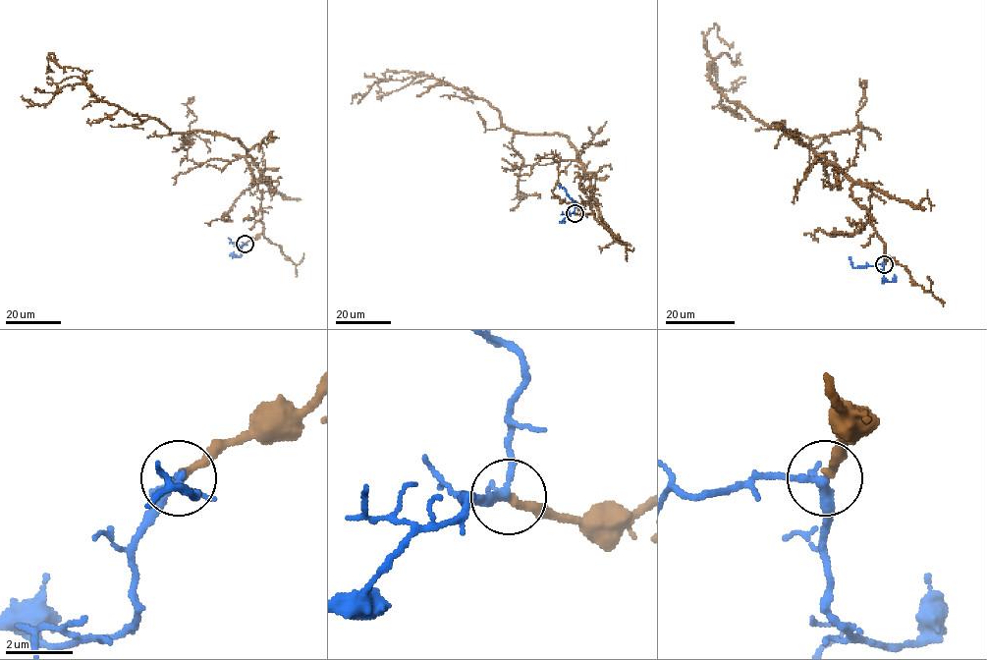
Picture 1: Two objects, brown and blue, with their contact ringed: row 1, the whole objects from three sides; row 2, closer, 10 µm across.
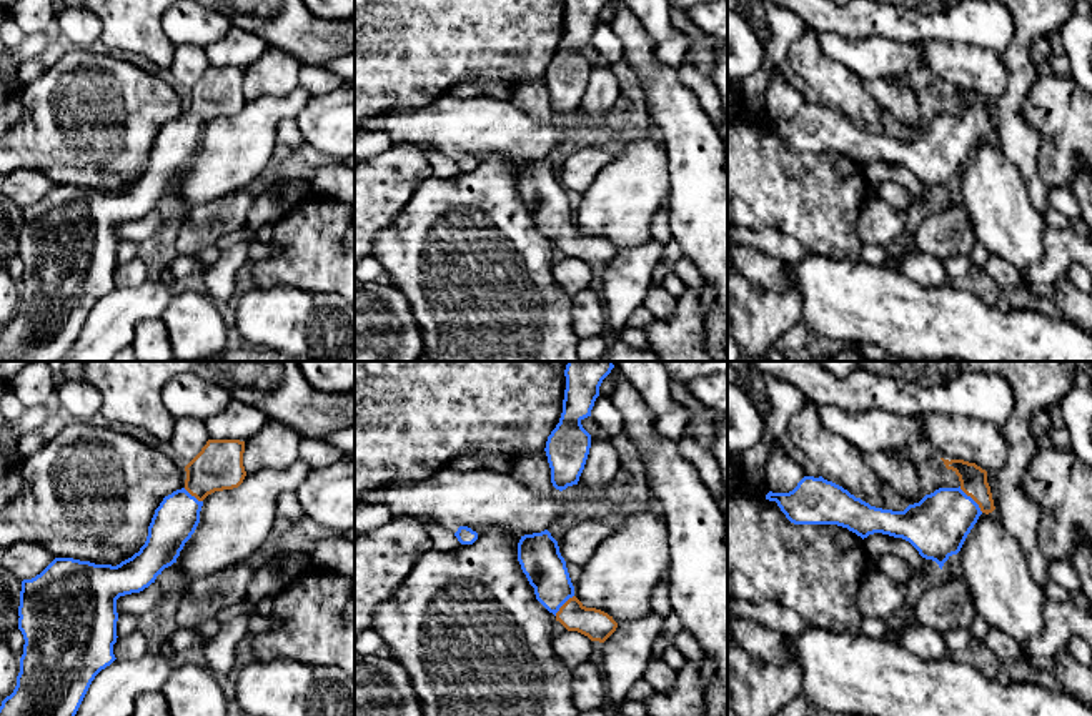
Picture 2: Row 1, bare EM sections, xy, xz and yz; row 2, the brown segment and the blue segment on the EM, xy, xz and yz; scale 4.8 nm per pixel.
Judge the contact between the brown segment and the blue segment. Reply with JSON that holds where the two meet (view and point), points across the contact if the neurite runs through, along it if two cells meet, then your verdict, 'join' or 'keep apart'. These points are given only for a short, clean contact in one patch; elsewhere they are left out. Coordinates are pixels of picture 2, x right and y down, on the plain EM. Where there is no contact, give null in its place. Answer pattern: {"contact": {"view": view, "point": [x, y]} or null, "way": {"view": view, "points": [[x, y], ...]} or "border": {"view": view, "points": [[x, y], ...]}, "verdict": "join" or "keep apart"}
{"contact": {"view": "yz", "point": [972, 125]}, "way": {"view": "yz", "points": [[972, 105], [972, 125], [938, 152]]}, "verdict": "join"}

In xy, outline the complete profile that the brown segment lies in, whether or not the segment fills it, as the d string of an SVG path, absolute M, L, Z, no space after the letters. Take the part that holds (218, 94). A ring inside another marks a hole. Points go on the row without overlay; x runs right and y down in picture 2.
M208 67L201 78L185 93L185 113L165 123L155 137L146 168L132 185L117 193L95 191L73 185L55 185L40 201L22 208L18 256L23 261L25 271L17 313L0 333L0 361L60 361L67 355L75 345L95 303L117 286L113 281L113 271L118 265L117 226L143 218L155 210L165 195L176 190L180 178L200 150L203 127L215 118L233 117L243 110L246 103L243 80L245 68Z

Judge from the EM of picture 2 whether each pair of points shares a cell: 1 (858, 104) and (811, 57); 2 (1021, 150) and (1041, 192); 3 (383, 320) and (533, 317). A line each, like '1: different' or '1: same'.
1: same
2: same
3: different

